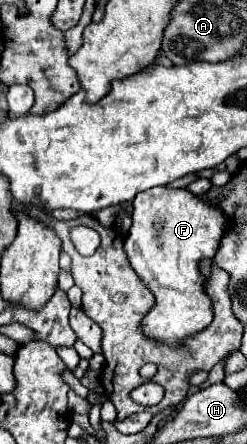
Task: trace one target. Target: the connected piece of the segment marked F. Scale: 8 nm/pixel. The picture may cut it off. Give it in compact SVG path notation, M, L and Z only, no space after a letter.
M150 188L148 194L136 196L132 206L132 228L124 240L124 250L132 270L154 294L154 306L142 318L140 330L160 344L178 348L214 320L200 262L212 258L220 248L228 218L218 206L192 194L188 188Z

